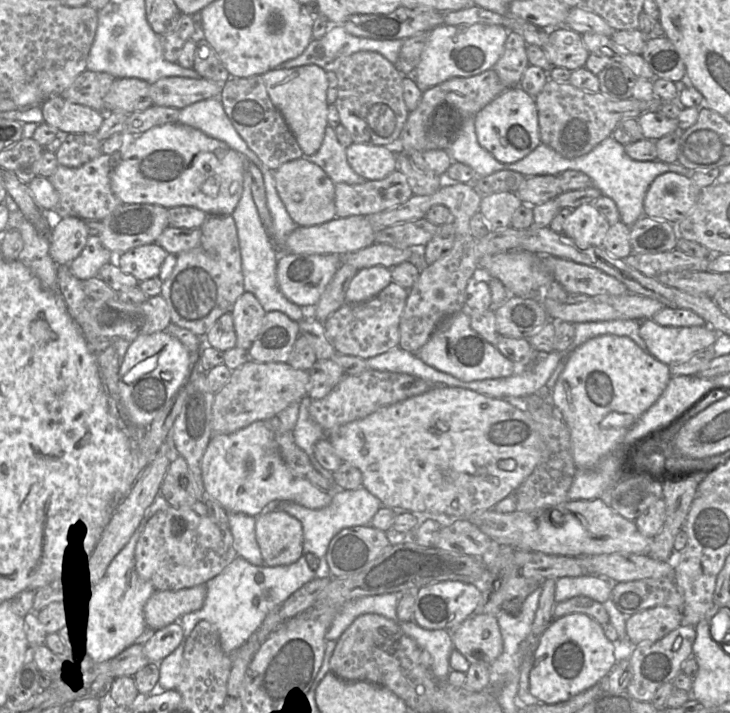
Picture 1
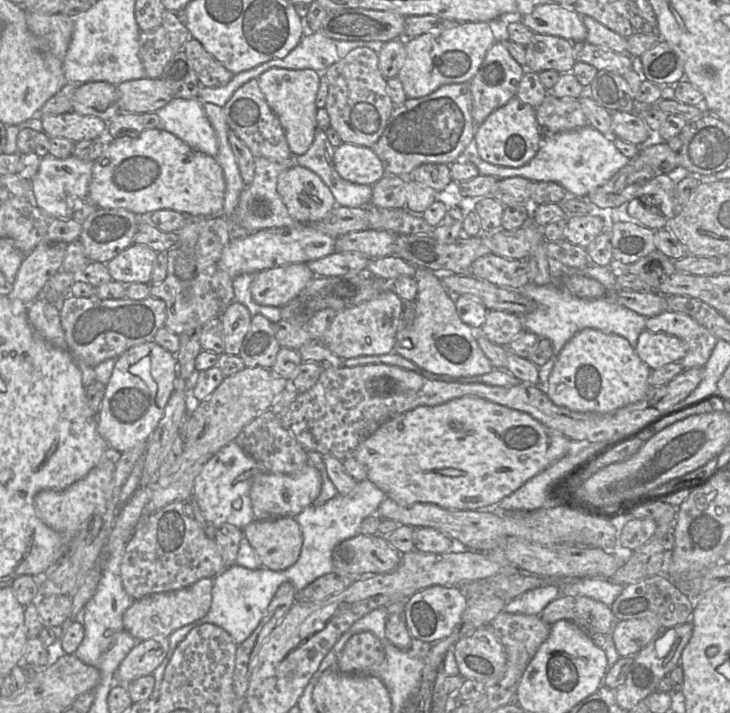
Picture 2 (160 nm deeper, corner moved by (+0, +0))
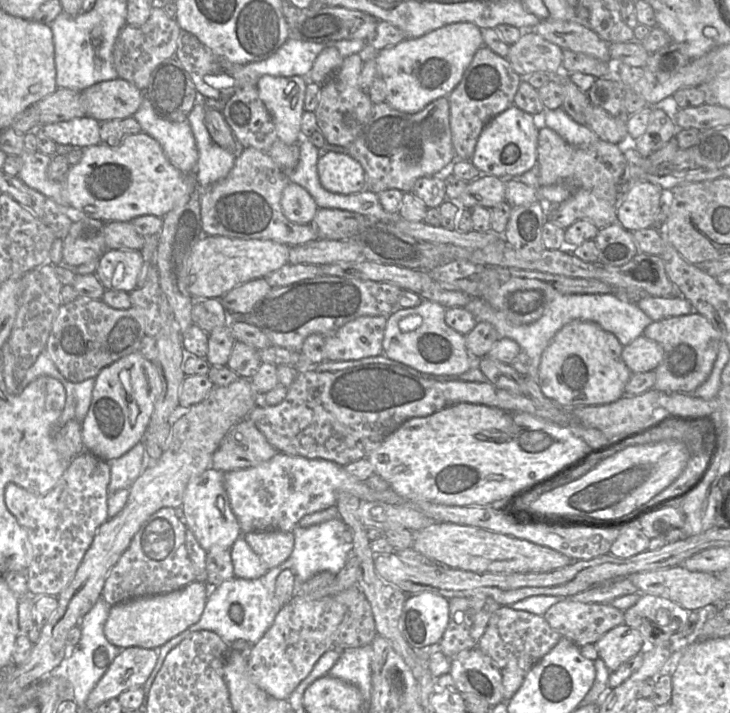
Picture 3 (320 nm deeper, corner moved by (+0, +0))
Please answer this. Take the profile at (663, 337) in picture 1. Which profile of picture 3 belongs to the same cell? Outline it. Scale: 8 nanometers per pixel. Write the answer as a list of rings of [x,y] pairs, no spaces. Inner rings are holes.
[[[642,334],[623,346],[622,359],[633,374],[654,371],[663,359],[663,348]]]

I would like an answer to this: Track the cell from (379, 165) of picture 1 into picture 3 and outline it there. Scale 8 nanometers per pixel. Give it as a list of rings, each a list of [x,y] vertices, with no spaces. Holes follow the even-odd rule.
[[[345,151],[322,152],[317,171],[321,185],[337,194],[355,194],[366,189],[361,164]]]

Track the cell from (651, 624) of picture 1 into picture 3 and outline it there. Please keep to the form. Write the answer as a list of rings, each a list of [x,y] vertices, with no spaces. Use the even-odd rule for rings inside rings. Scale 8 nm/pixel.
[[[623,623],[605,633],[594,645],[599,657],[613,672],[639,652],[643,653],[646,641],[638,630]]]

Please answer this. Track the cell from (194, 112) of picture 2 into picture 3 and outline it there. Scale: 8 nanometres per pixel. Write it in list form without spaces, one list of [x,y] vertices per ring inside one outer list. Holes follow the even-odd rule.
[[[146,98],[132,117],[140,124],[142,132],[158,141],[175,168],[194,174],[199,154],[188,120],[173,122],[161,118]]]

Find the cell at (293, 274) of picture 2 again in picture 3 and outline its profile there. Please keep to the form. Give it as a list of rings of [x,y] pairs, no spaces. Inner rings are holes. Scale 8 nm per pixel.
[[[265,278],[236,286],[219,299],[228,313],[248,313],[271,290]]]

